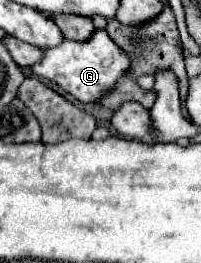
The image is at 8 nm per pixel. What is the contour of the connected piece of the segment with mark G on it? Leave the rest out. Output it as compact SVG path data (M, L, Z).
M96 29L90 41L64 39L60 45L44 49L42 61L34 63L30 69L34 75L58 83L76 99L84 103L96 103L116 83L116 79L126 73L128 65L130 57L118 45L114 45L114 41L108 37L104 29Z

